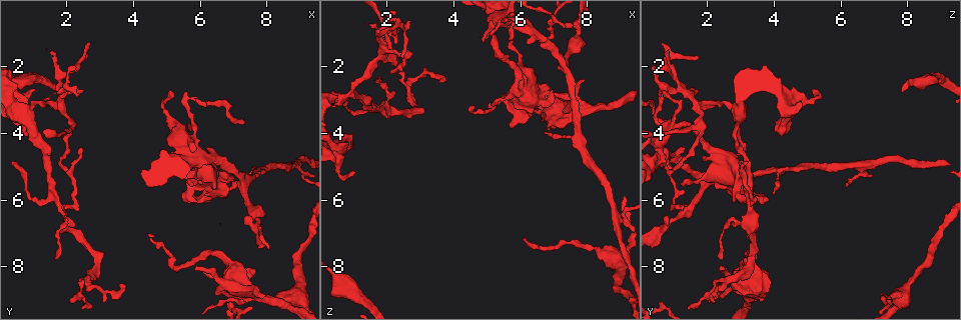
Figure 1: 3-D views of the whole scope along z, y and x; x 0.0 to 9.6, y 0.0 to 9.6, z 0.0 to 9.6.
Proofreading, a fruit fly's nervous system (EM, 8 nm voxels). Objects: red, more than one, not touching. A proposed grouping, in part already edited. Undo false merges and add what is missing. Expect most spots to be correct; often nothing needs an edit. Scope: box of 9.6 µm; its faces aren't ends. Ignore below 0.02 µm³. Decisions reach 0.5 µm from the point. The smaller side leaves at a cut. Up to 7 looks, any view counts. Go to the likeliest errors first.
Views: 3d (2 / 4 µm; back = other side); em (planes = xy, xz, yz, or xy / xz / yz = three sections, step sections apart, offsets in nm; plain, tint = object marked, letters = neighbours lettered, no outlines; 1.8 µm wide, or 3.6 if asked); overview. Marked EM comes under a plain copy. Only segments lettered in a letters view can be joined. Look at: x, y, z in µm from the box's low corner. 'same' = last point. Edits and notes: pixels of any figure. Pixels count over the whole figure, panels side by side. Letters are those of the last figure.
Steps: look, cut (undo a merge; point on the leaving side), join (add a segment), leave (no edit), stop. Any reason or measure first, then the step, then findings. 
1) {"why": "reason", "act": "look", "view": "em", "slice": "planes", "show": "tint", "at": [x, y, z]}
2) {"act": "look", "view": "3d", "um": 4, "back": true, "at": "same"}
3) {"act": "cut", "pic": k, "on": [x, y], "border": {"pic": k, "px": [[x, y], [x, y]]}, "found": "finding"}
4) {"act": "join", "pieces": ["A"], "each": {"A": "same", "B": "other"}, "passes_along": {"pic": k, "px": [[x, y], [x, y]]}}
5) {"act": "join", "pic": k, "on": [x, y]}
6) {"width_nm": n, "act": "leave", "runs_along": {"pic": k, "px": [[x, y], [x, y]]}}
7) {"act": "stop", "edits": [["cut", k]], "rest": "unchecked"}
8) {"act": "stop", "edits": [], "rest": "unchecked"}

{"why": "three-way junction", "act": "look", "view": "em", "slice": "planes", "show": "tint", "at": [1.75, 3.15, 1.75]}

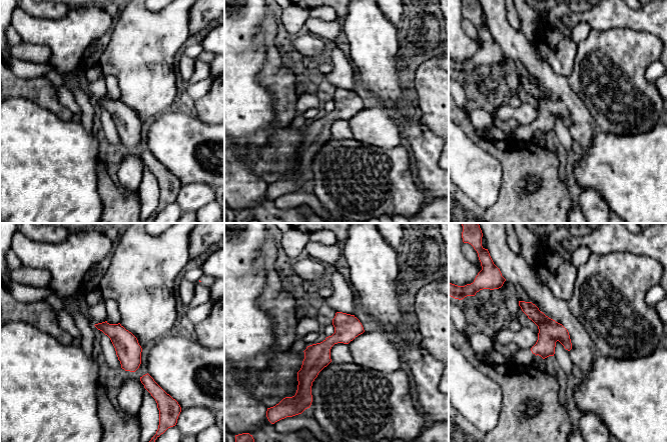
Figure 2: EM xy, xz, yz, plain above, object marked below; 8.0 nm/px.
{"why": "see the neighbours", "act": "look", "view": "em", "slice": "planes", "show": "letters", "at": "same"}

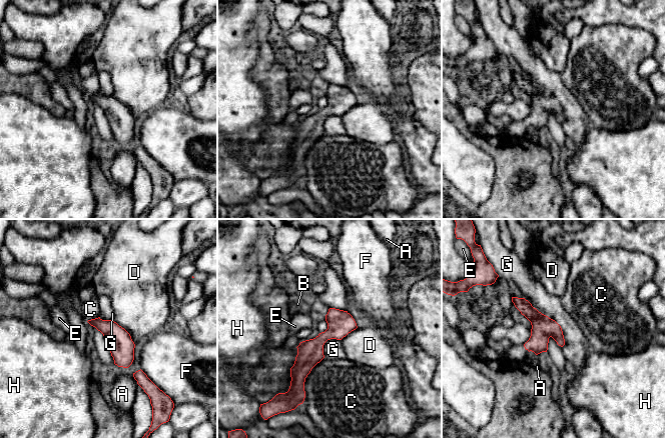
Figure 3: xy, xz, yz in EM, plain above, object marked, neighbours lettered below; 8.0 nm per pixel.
{"act": "leave", "each": {"A": "other", "B": "other", "C": "other", "D": "other", "E": "other", "F": "other", "G": "other", "H": "other"}, "border": {"pic": 3, "px": [[524, 297], [560, 326], [562, 347]]}, "found": "continuous, no second cell"}

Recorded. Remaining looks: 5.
{"why": "an open end", "act": "look", "view": "em", "slice": "planes", "show": "letters", "at": [6.05, 8.15, 2.80]}

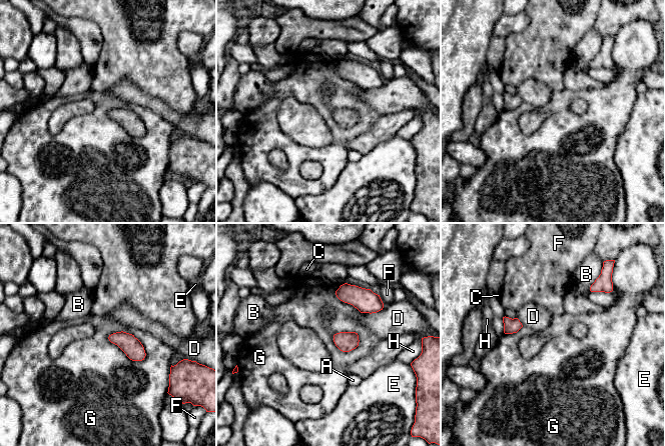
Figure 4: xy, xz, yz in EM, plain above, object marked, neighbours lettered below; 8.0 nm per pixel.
{"longest_contact_nm": ["G", 360], "act": "leave", "each": {"A": "other", "B": "other", "C": "other", "D": "other", "E": "other", "F": "other", "G": "other", "H": "other"}, "border": {"pic": 4, "px": [[107, 337], [130, 359], [144, 359]]}, "found": "none of them fits"}

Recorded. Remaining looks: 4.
{"why": "calibre changes", "act": "look", "view": "3d", "um": 2, "at": [5.10, 3.95, 0.90]}

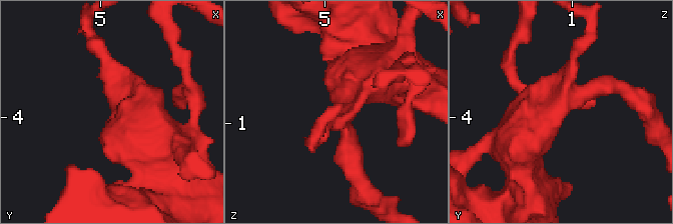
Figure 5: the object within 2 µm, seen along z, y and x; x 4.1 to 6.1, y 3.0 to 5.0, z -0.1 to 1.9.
{"act": "look", "view": "em", "um": 3.6, "slice": "xy", "step": 16, "show": "letters", "at": [5.16, 3.90, 0.90]}

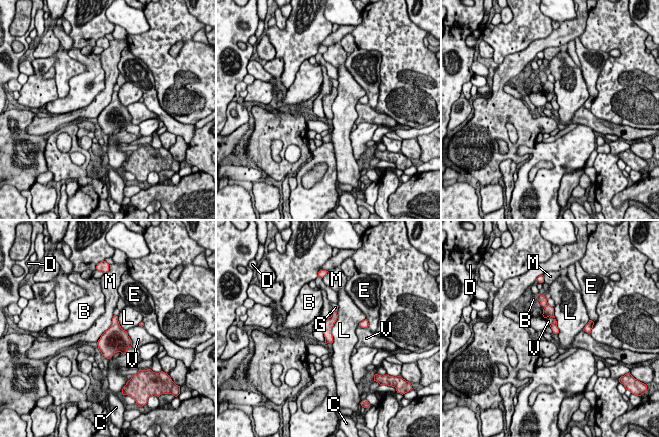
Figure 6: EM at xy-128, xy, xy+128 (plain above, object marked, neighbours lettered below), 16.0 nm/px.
{"longest_contact_nm": ["M", 550], "act": "leave", "each": {"B": "other", "C": "other", "D": "other", "E": "other", "G": "other", "L": "other", "M": "other", "V": "other"}, "border": {"pic": 6, "px": [[337, 312], [331, 343]]}, "found": "continuous, no second cell"}

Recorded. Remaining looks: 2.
{"act": "stop", "edits": [], "rest": "unchecked"}

